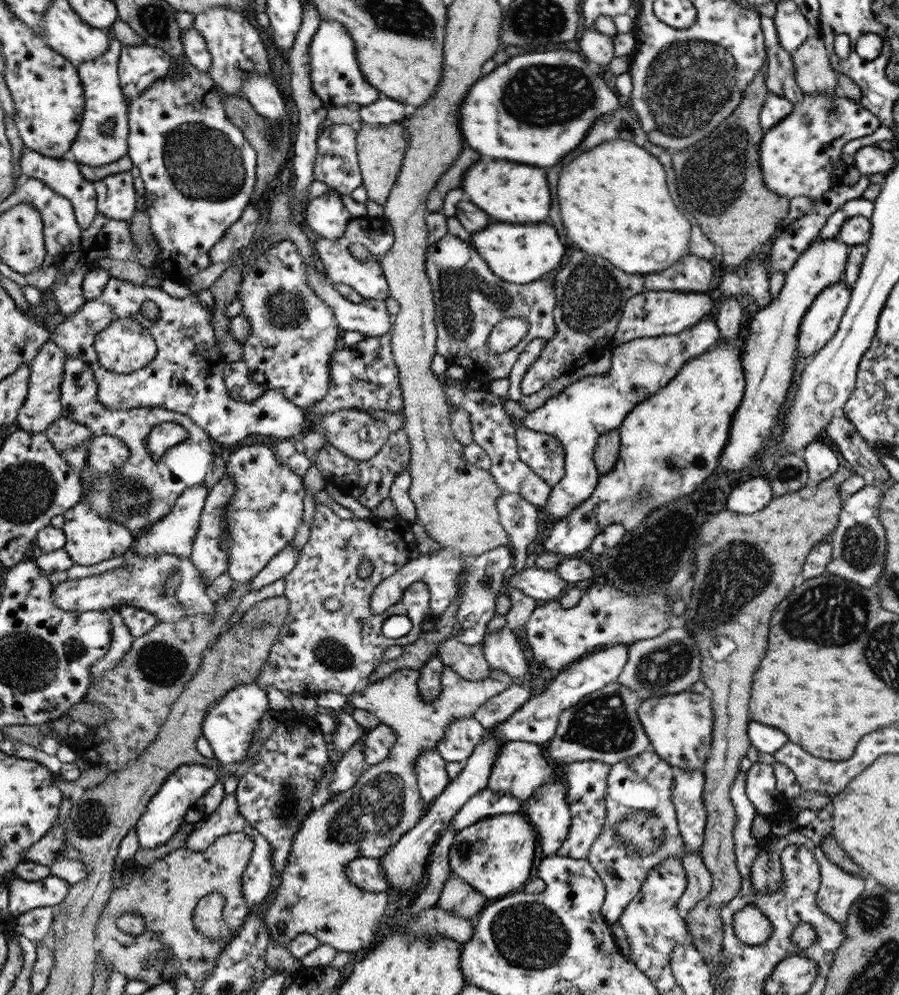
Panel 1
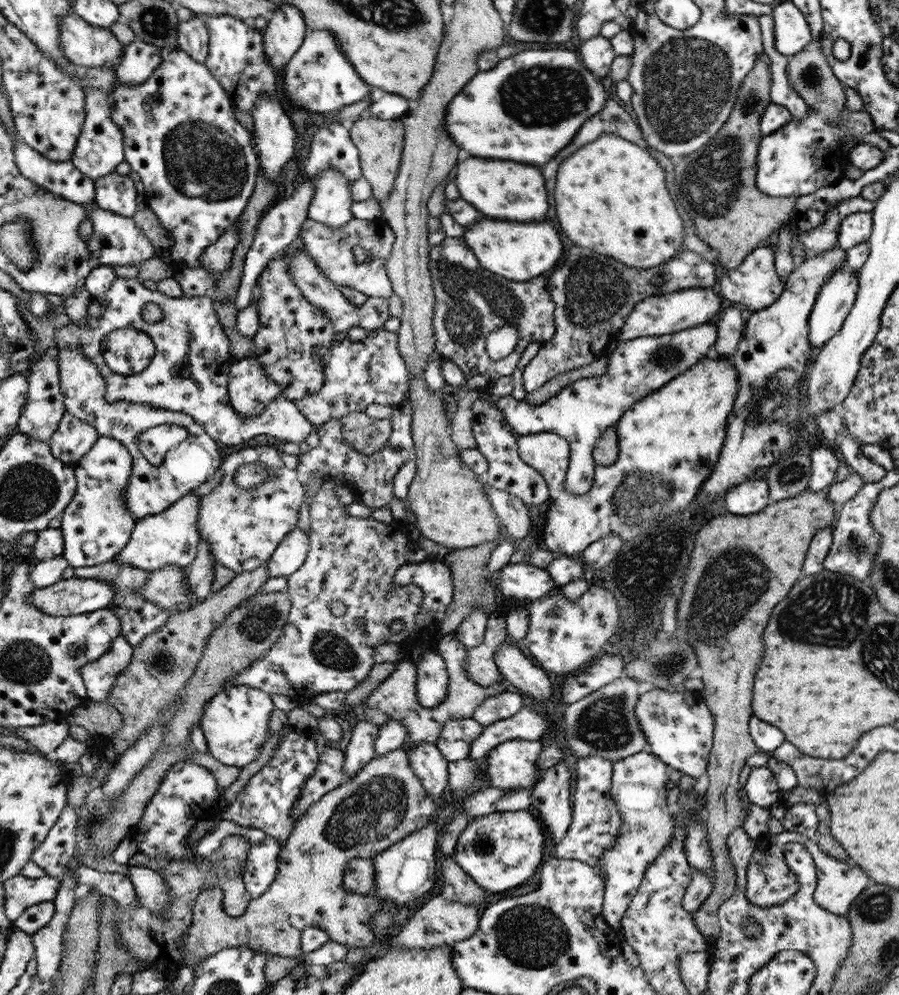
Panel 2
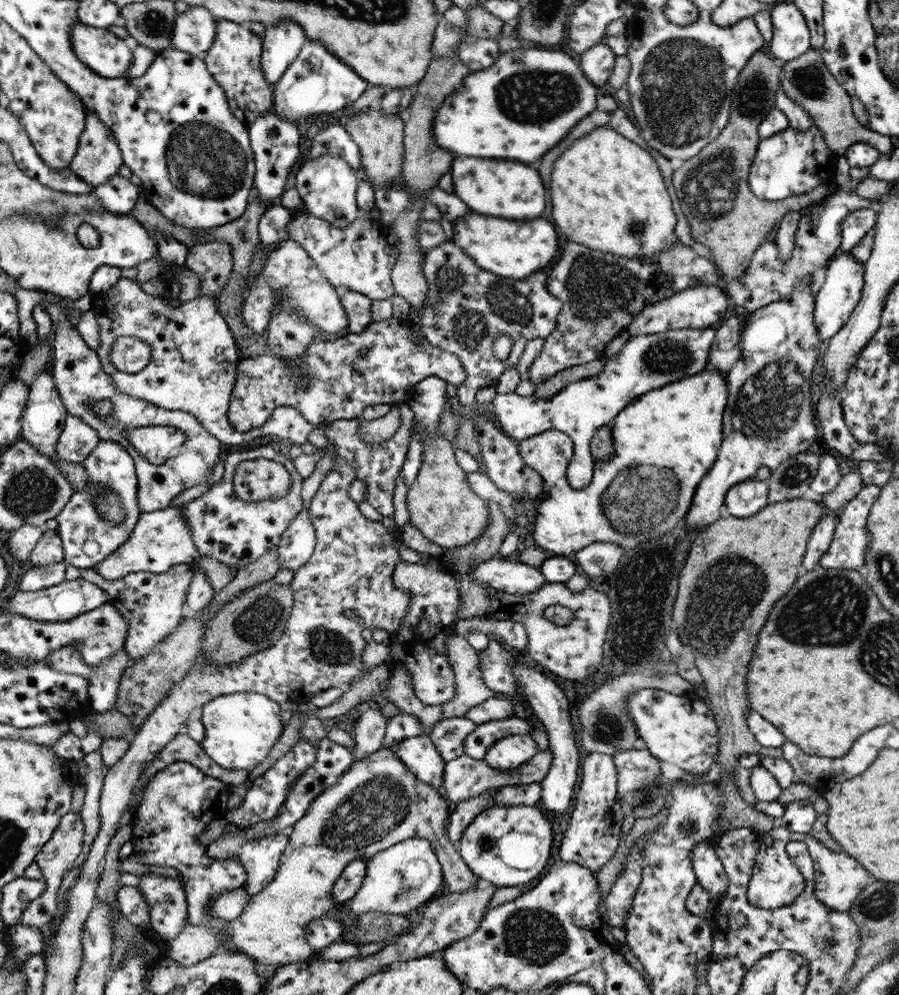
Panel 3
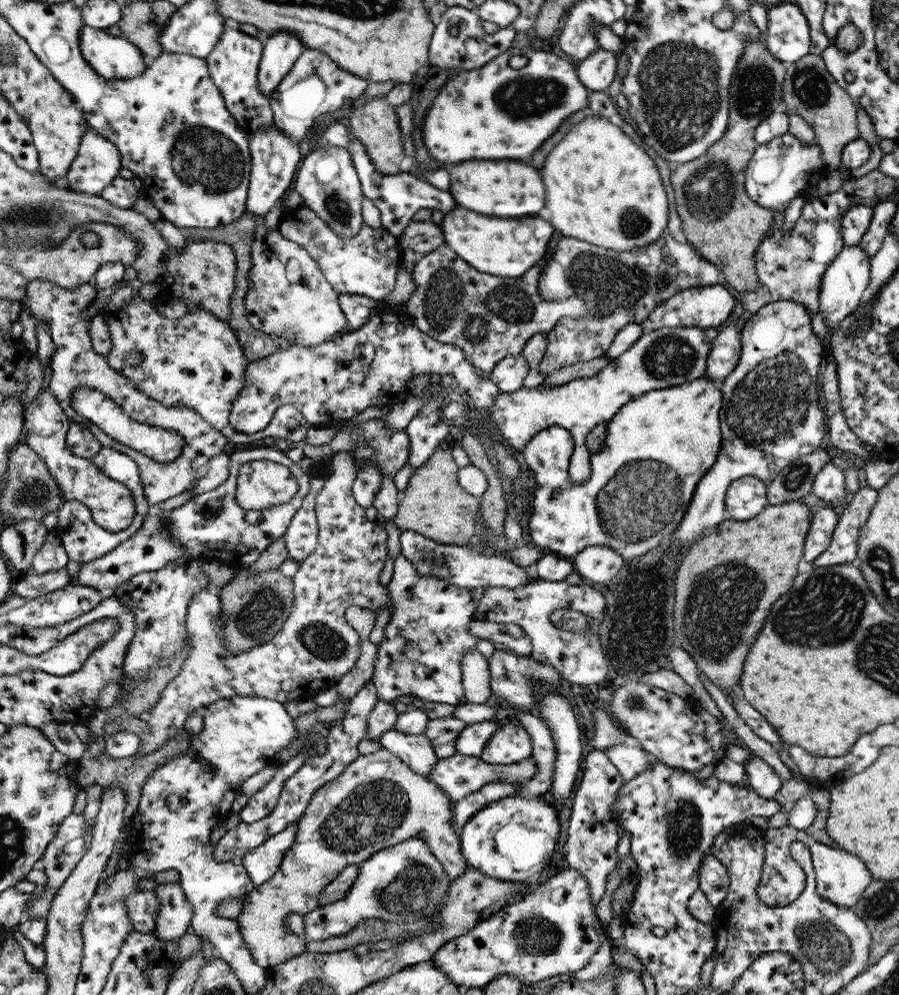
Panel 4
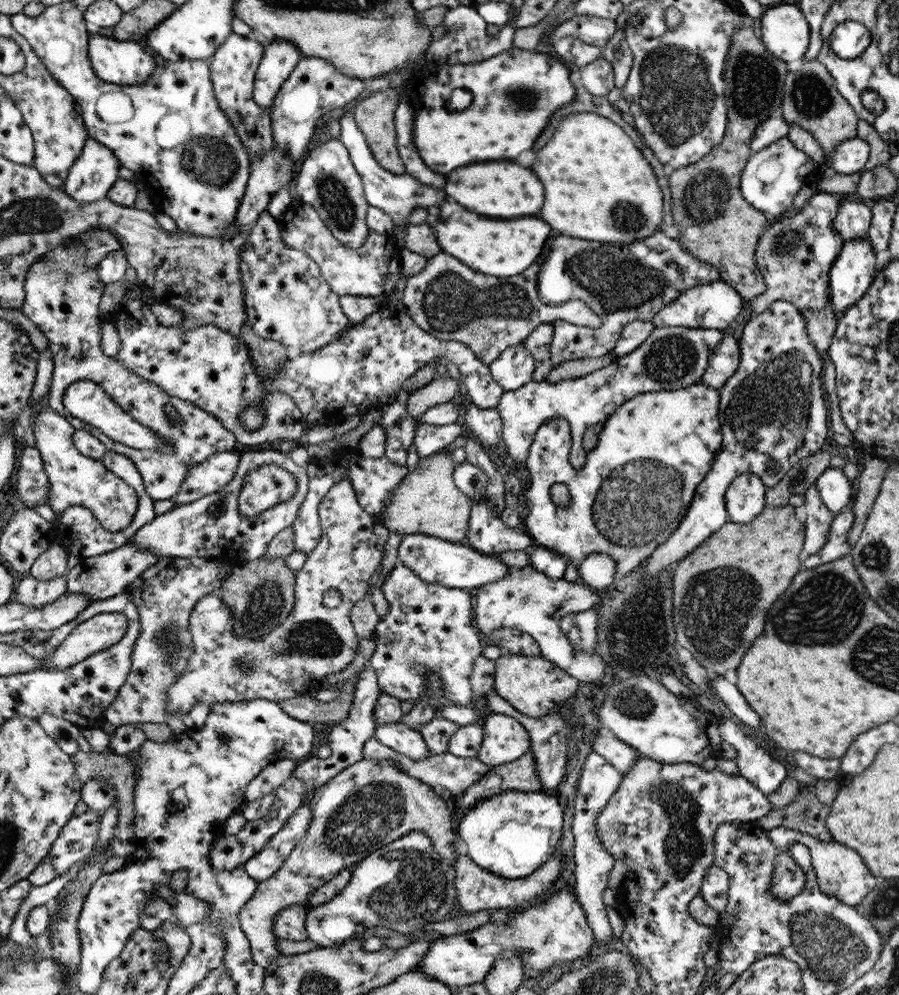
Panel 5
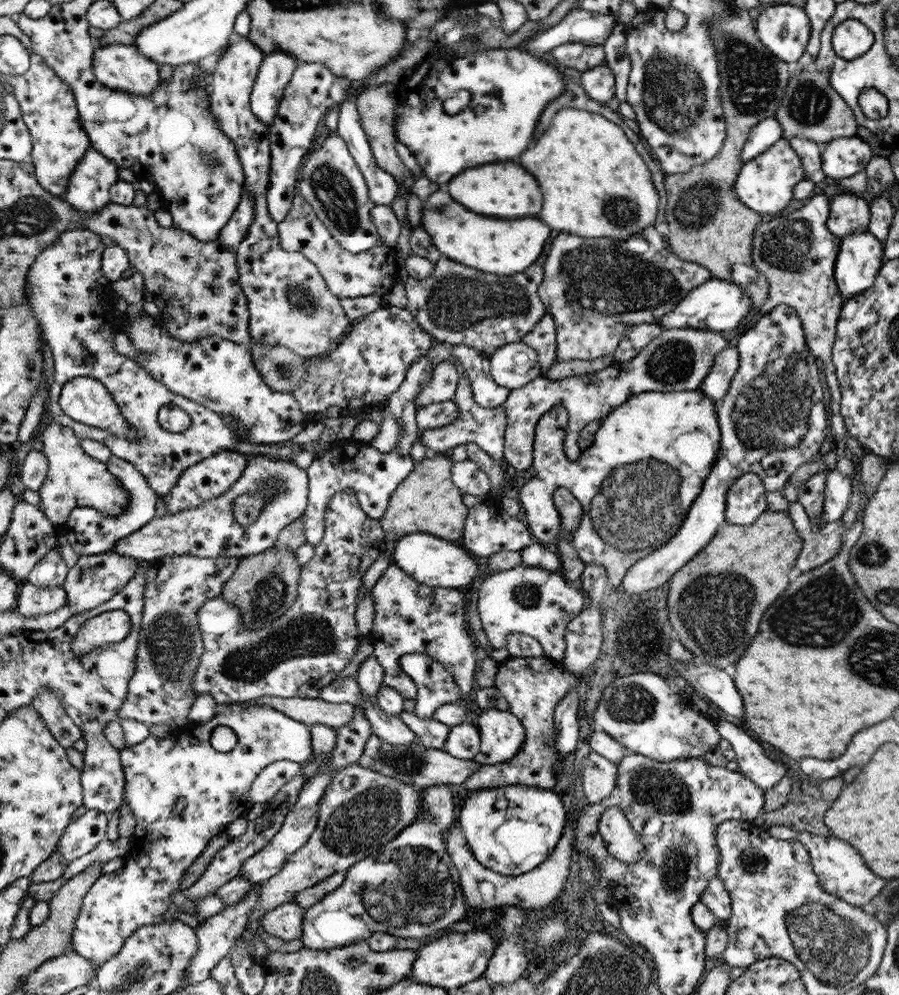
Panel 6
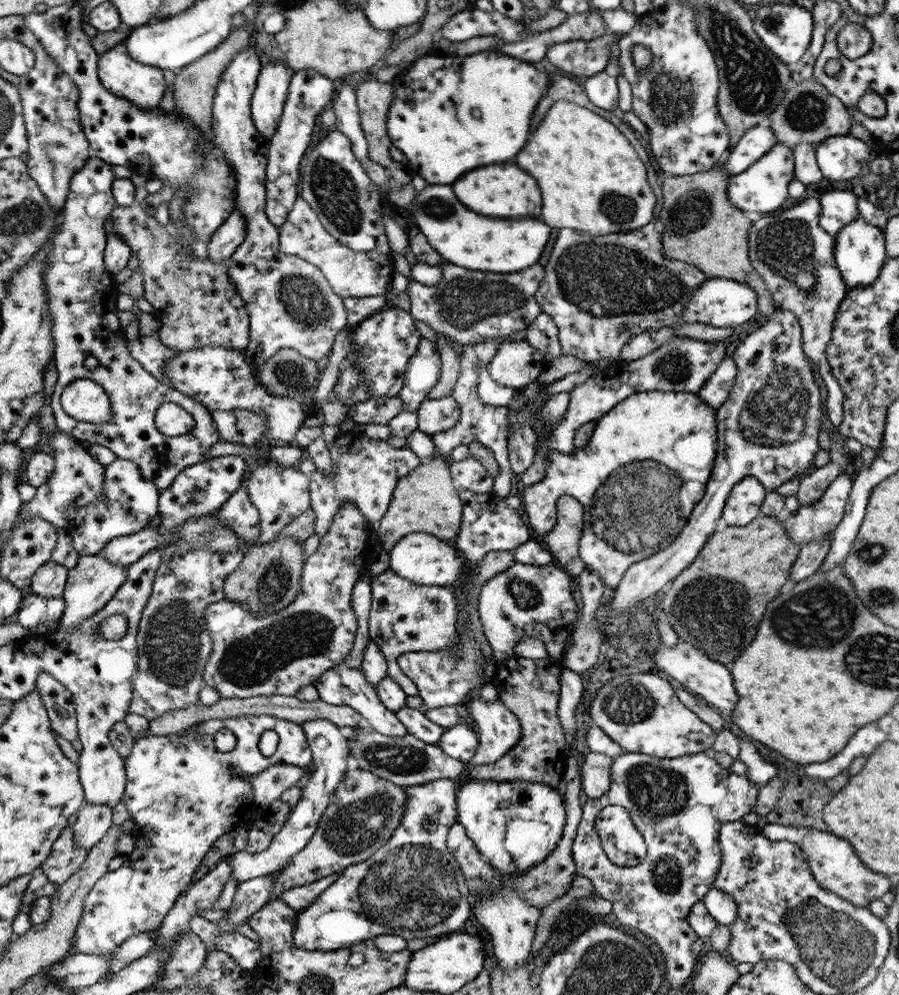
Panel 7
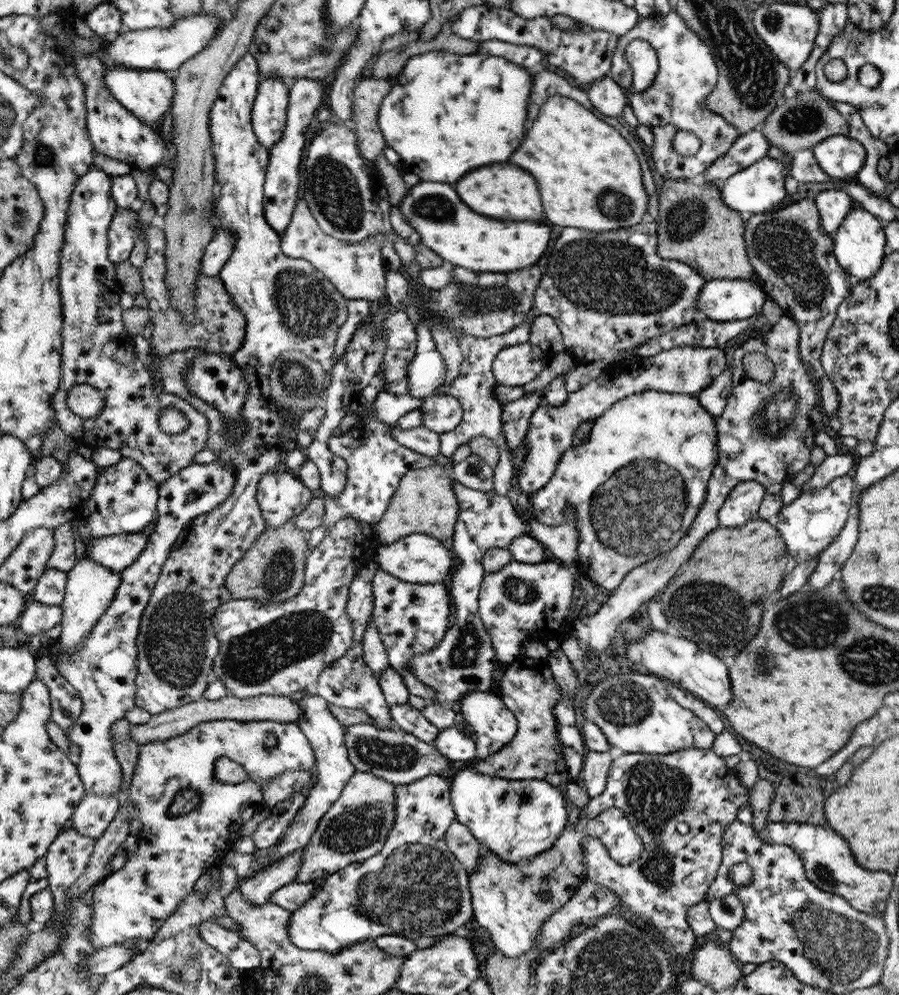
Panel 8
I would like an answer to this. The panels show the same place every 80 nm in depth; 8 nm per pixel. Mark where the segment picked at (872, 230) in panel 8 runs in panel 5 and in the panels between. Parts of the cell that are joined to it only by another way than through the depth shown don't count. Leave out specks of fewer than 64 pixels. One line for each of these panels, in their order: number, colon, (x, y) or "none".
5: (849, 278)
6: (860, 257)
7: (860, 253)

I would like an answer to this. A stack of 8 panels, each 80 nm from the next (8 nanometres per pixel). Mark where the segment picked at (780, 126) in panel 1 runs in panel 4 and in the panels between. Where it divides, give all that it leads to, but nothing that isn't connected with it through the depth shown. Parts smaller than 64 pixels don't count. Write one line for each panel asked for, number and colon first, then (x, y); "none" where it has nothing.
2: (806, 154)
3: (793, 162)
4: (780, 170)

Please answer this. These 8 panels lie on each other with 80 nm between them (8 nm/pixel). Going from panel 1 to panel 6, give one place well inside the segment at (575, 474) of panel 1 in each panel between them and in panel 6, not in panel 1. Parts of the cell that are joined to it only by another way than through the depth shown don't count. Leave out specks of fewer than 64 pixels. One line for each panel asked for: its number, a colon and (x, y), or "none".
2: (579, 413)
3: (648, 362)
4: (667, 357)
5: (672, 358)
6: (677, 359)

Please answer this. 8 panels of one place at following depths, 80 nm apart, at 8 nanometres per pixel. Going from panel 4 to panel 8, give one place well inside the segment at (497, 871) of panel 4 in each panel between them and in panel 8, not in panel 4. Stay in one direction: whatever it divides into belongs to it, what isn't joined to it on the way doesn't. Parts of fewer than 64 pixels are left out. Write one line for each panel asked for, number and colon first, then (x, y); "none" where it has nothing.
5: (512, 834)
6: (511, 830)
7: (516, 825)
8: (515, 819)

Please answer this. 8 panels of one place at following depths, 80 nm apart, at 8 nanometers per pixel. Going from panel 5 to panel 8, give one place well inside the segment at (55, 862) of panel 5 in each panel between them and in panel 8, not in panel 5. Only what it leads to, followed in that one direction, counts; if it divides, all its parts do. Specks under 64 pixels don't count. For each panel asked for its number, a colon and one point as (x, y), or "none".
6: (81, 837)
7: (92, 823)
8: (94, 814)

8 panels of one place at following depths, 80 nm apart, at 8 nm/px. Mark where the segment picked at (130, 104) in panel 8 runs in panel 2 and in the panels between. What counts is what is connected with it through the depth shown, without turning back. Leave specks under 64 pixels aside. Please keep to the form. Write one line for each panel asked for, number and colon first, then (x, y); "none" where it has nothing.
2: (85, 45)
3: (107, 55)
4: (115, 58)
5: (116, 61)
6: (118, 66)
7: (144, 85)

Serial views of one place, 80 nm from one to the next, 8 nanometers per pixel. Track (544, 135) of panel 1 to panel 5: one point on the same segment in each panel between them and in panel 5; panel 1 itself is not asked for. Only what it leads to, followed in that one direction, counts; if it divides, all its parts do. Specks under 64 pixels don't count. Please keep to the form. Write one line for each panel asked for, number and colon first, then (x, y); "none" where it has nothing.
2: (528, 107)
3: (521, 105)
4: (504, 112)
5: (514, 92)

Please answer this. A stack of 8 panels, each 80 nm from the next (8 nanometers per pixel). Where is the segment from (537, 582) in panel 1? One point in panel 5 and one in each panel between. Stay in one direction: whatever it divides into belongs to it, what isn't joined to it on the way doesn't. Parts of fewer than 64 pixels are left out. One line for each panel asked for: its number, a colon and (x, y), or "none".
2: (517, 580)
3: (508, 575)
4: (459, 565)
5: (458, 565)

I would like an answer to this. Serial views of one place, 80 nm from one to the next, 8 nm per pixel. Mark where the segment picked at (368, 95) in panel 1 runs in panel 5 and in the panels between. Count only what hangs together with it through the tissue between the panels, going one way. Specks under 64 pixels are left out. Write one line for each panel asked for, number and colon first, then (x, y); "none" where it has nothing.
2: (320, 77)
3: (318, 81)
4: (316, 84)
5: (315, 87)

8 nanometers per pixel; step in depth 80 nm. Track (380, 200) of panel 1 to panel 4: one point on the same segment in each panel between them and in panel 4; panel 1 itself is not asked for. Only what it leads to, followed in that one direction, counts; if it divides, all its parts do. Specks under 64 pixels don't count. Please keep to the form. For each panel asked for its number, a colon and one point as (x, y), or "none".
2: (379, 141)
3: (381, 140)
4: (374, 123)

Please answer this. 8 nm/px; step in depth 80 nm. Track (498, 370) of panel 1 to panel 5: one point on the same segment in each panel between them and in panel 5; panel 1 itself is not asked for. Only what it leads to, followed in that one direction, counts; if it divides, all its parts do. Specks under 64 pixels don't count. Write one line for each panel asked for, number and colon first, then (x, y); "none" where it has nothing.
2: (471, 302)
3: (467, 308)
4: (489, 317)
5: (489, 314)

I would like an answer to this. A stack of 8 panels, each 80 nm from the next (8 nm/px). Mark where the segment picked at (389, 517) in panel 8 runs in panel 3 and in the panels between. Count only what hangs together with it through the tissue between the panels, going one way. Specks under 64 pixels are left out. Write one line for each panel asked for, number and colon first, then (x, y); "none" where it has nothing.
3: (442, 504)
4: (434, 504)
5: (428, 501)
6: (428, 500)
7: (426, 500)

